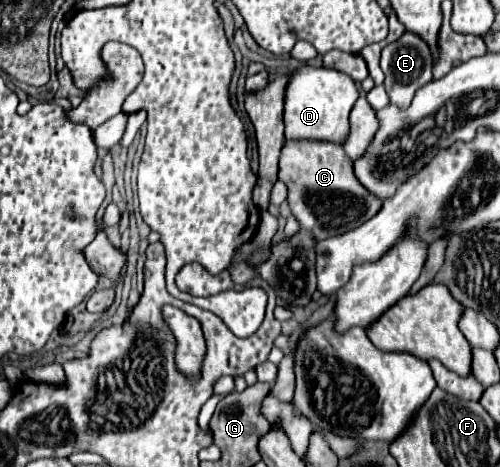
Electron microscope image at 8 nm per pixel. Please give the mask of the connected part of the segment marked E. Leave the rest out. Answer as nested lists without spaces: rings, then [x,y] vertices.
[[[406,31],[398,41],[386,45],[382,49],[382,59],[380,59],[380,67],[386,75],[384,79],[384,87],[386,93],[390,97],[390,103],[406,109],[412,103],[414,93],[424,87],[426,83],[432,81],[432,65],[434,65],[434,57],[430,47],[426,45],[426,41],[422,41],[422,37],[418,37],[416,33]]]

